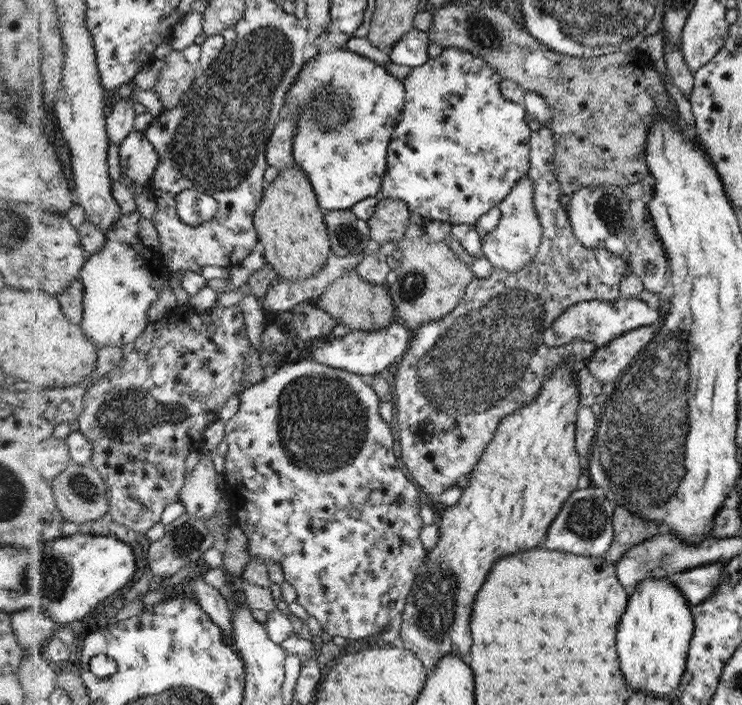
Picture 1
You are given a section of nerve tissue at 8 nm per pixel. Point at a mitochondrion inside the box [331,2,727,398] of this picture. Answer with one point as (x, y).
(483, 32)

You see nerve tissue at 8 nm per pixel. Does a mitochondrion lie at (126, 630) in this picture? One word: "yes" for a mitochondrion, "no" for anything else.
no

